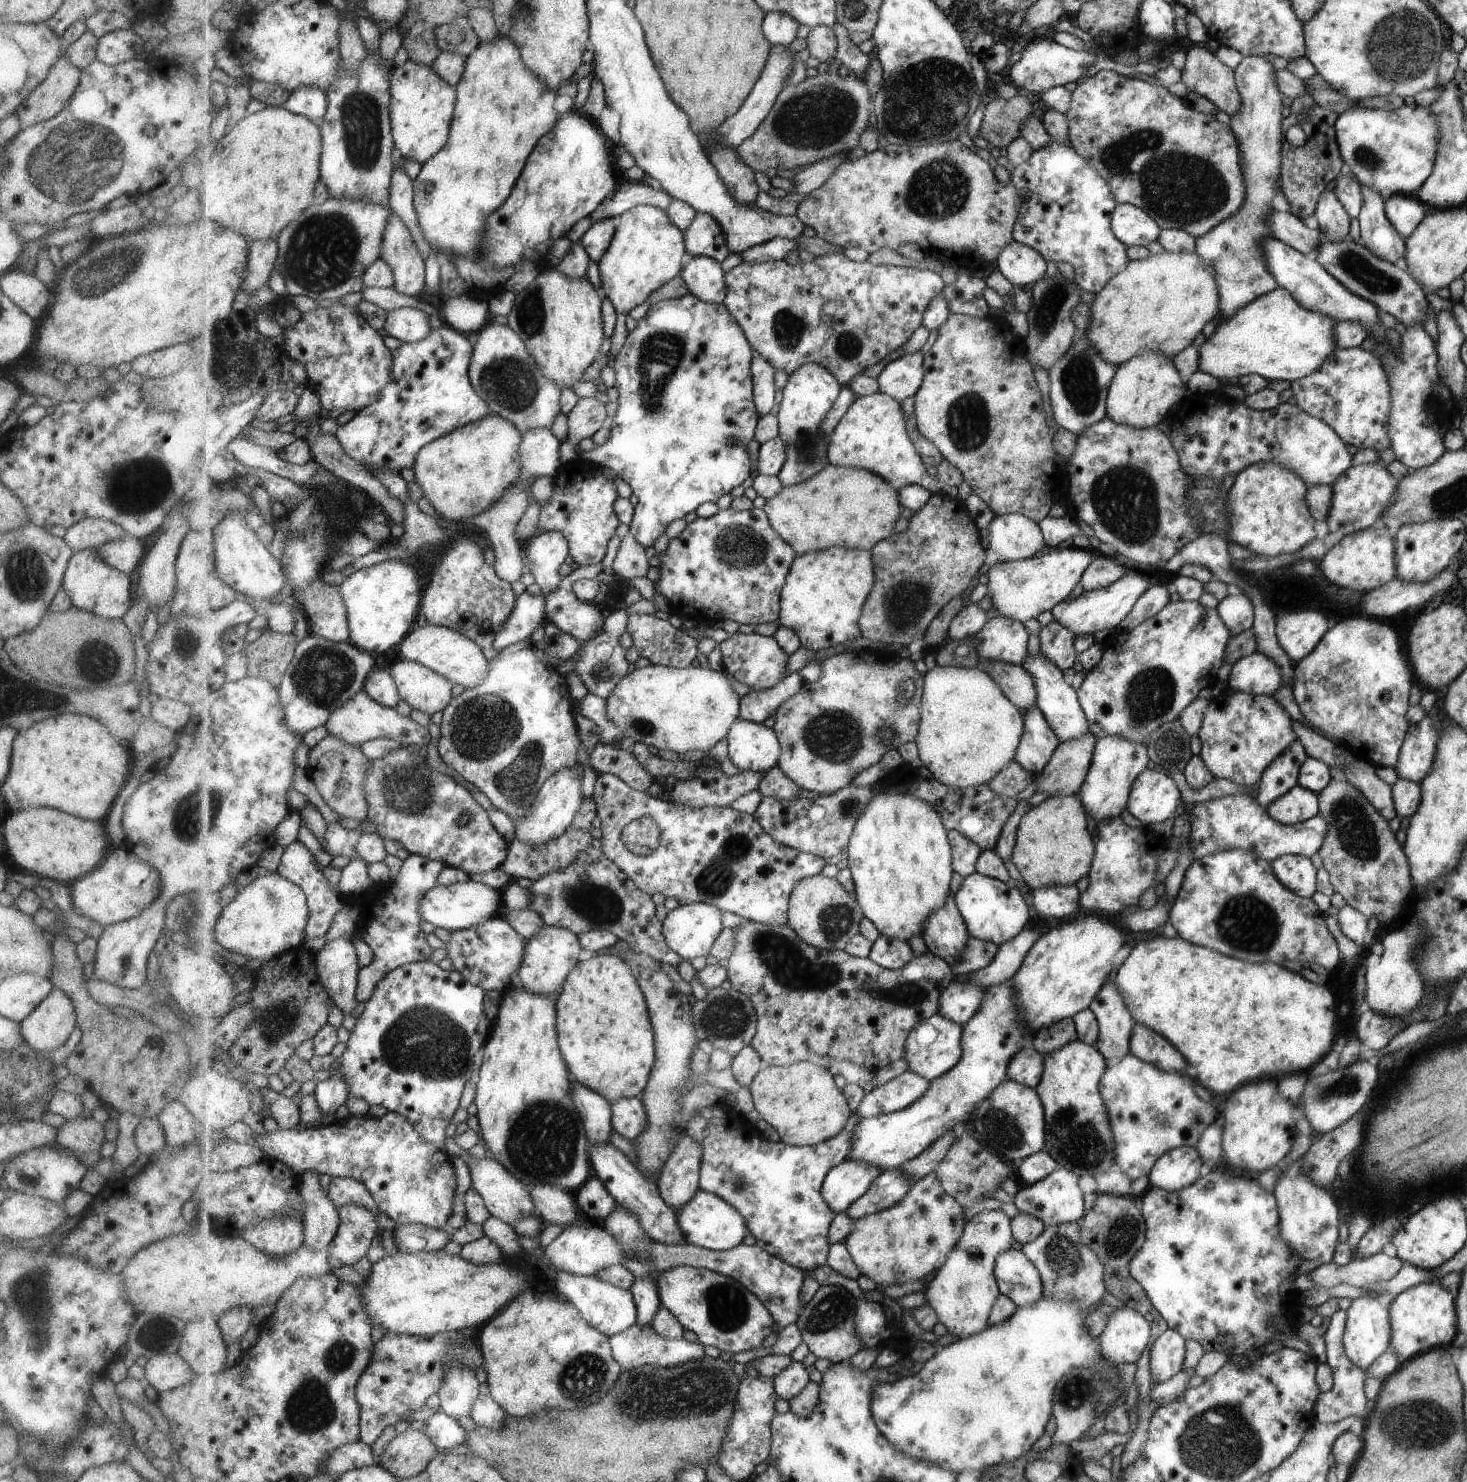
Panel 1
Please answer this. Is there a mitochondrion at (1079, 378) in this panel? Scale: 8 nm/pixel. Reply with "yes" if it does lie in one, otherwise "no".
yes

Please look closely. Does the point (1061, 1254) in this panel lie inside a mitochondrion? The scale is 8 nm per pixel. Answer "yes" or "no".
yes

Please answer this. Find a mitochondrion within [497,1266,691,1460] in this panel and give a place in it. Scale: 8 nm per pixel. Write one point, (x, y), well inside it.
(586, 1374)

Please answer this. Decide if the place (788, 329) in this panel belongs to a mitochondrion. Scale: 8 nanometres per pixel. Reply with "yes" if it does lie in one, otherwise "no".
yes

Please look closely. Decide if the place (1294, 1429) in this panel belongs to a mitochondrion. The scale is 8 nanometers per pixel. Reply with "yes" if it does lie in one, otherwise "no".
no

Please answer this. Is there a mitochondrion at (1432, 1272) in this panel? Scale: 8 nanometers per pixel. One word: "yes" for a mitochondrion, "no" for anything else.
no

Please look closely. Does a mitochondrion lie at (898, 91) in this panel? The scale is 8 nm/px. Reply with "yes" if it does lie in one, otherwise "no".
yes

